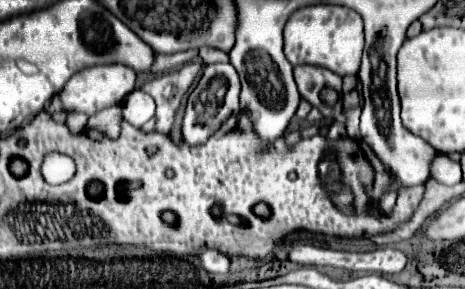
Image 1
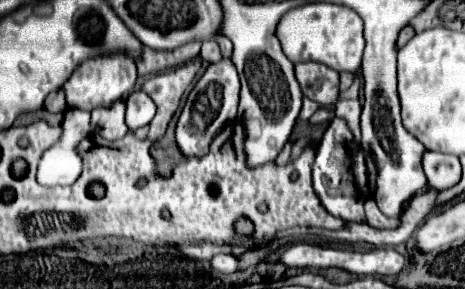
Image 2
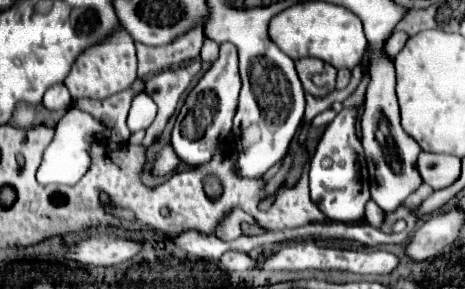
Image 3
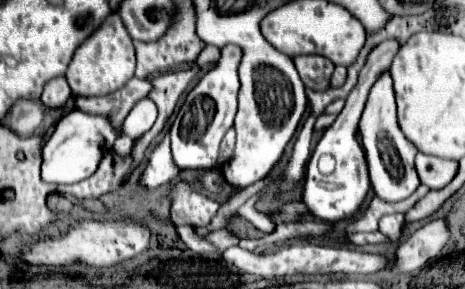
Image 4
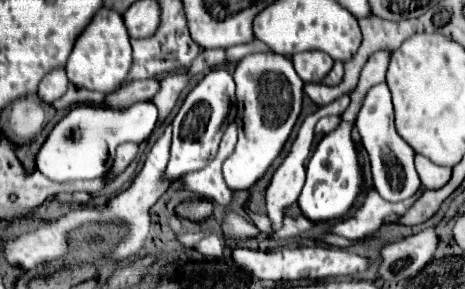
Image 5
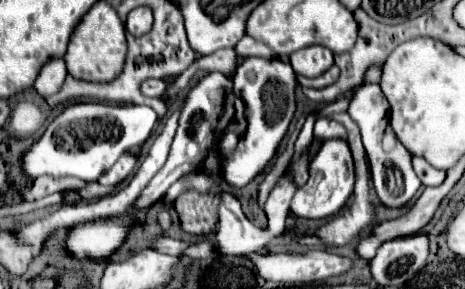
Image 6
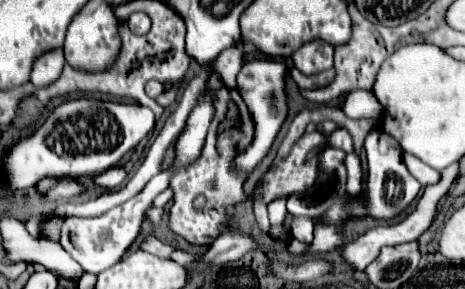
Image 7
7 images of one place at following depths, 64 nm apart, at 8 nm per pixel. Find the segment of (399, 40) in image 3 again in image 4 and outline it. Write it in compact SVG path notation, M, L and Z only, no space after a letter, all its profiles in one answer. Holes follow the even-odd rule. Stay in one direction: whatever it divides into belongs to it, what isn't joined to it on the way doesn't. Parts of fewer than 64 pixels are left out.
M384 40L380 46L376 46L370 52L364 68L360 70L358 84L354 86L354 90L346 98L344 110L338 114L336 122L324 132L324 136L320 138L316 150L312 152L312 156L308 160L308 166L306 166L308 174L306 174L306 182L304 182L302 202L306 204L308 212L314 218L320 218L324 222L346 220L346 218L354 216L354 212L360 208L360 204L364 202L364 198L370 190L368 168L366 168L364 152L362 152L358 138L356 138L356 130L358 130L358 120L364 110L368 92L374 86L374 82L382 76L382 72L386 72L390 68L396 50L398 50L396 40Z

